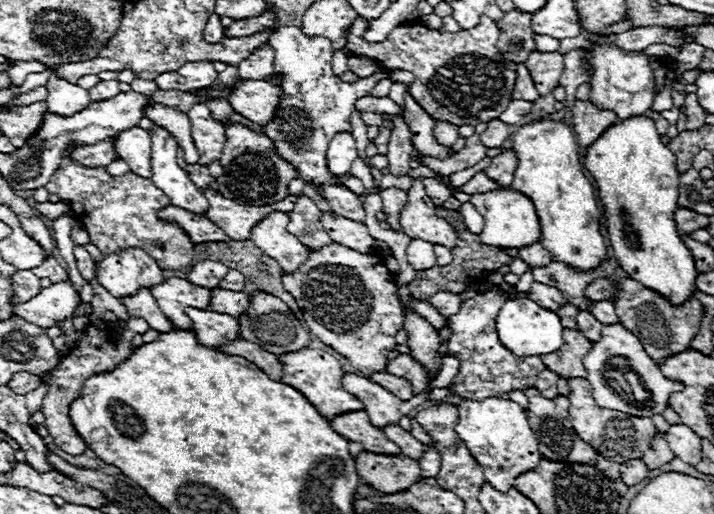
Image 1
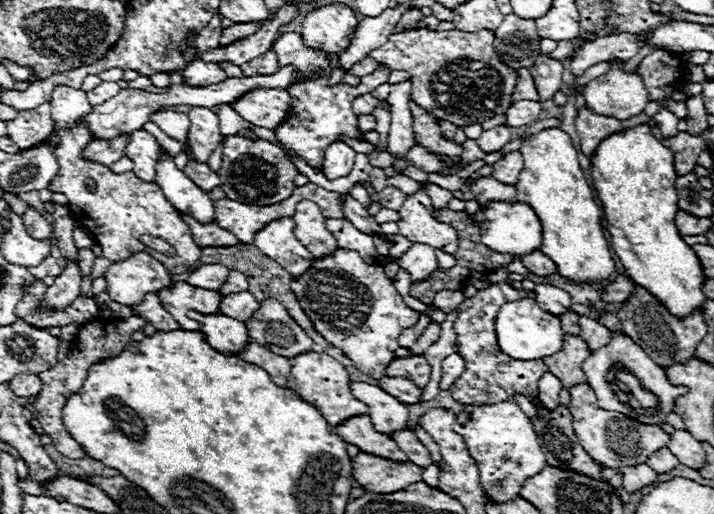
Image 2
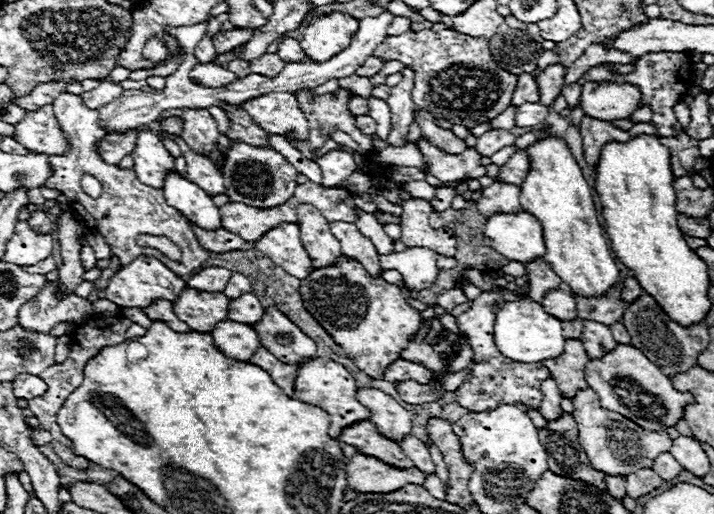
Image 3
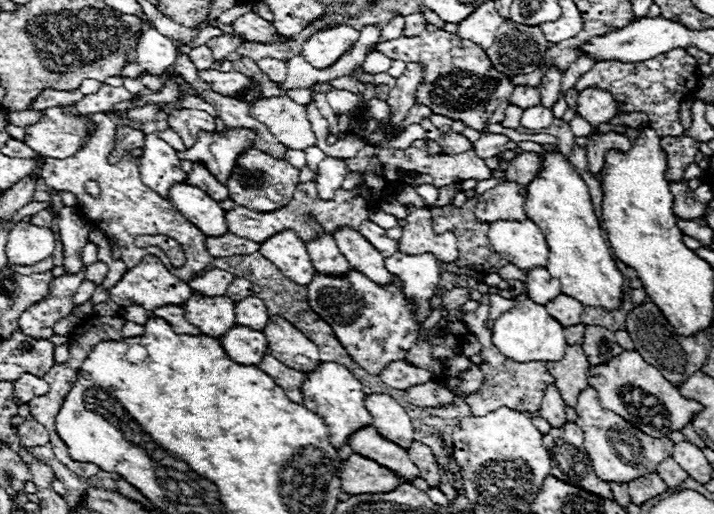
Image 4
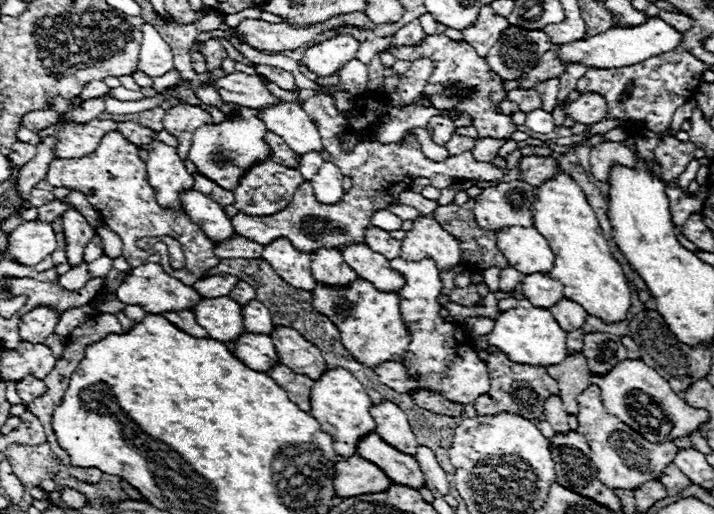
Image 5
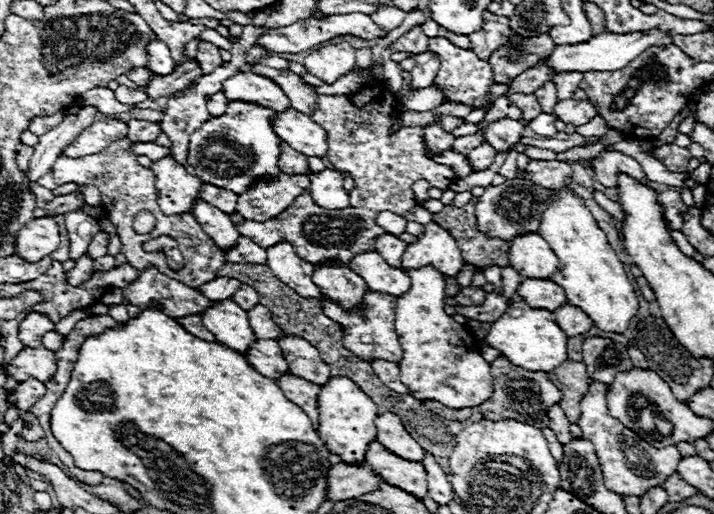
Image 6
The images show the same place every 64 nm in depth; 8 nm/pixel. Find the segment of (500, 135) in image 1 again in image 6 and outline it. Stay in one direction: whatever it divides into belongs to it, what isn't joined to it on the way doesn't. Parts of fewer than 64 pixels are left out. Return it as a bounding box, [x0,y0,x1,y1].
[468,142,496,170]

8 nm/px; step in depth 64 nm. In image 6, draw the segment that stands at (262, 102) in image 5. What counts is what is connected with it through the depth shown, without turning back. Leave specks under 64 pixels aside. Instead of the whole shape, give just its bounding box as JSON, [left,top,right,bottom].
[222,72,290,112]

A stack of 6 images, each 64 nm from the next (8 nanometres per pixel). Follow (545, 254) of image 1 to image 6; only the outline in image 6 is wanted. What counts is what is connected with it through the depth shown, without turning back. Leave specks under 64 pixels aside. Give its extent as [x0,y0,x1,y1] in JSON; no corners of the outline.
[518,278,566,312]

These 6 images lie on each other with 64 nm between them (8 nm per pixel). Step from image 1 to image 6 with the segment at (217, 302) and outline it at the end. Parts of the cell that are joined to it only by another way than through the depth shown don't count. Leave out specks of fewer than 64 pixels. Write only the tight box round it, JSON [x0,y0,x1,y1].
[248,304,284,338]

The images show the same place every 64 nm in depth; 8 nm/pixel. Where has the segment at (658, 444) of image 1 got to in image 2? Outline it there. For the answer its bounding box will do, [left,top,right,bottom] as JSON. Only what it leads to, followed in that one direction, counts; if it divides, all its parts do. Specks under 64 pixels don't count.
[646,446,678,472]

